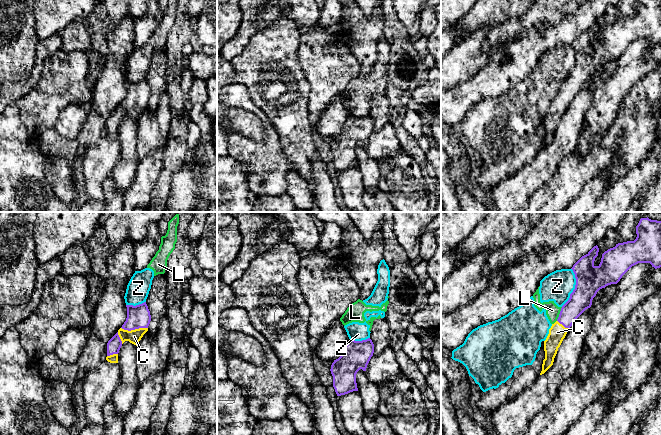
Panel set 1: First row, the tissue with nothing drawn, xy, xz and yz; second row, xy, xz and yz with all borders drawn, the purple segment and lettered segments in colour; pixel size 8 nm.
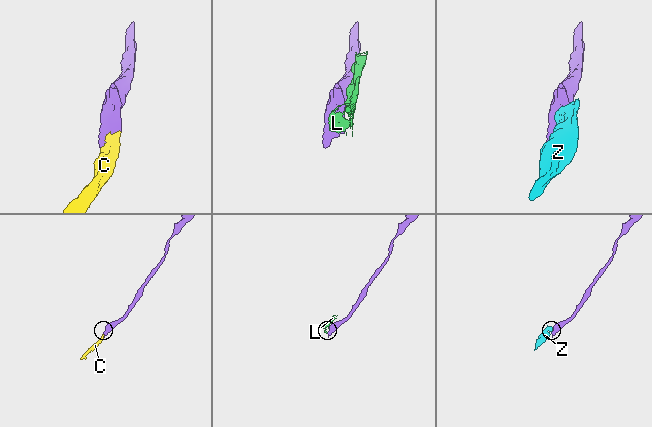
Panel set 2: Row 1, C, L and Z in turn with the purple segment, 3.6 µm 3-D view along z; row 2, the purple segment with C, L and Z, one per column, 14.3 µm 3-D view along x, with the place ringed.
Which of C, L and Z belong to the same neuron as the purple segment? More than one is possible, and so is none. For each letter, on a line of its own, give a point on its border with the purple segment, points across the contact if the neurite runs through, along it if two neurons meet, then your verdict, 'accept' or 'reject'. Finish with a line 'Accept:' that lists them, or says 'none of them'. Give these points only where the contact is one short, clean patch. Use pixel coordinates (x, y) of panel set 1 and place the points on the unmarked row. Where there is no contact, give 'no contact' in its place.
C: meets purple in xy at (134, 105); runs through xy (138, 92), (134, 105), (134, 112); accept
L: meets purple in yz at (559, 90); reject
Z: meets purple in yz at (575, 63); border along yz (571, 44), (575, 54), (575, 64), (570, 73), (561, 82); reject
Accept: C

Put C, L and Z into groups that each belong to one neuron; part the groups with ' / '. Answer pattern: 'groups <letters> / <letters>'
groups C / L Z

